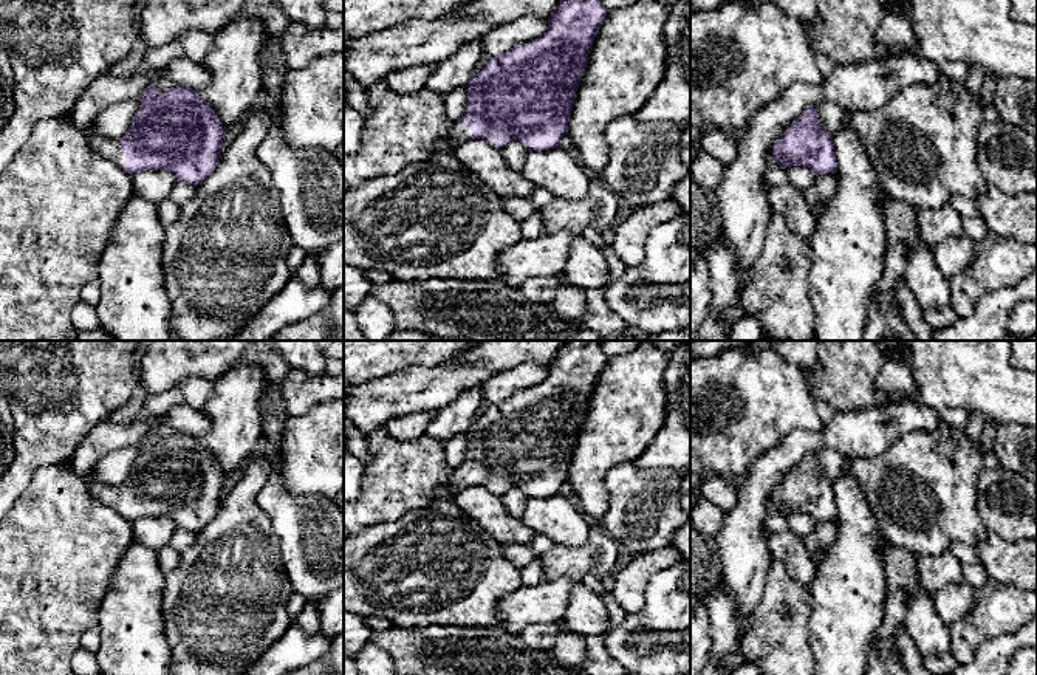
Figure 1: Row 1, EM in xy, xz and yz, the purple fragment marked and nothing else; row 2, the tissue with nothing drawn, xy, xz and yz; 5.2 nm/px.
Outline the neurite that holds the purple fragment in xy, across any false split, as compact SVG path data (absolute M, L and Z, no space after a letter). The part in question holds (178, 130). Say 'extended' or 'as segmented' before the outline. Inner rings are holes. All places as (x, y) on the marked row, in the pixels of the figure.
extended; M150 84L121 139L87 130L93 149L135 176L142 170L170 170L181 183L201 184L218 166L228 128L198 90L176 87L159 94Z

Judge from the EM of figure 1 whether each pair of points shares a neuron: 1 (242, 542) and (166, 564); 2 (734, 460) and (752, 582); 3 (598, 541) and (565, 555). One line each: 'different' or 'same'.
1: different
2: different
3: same

